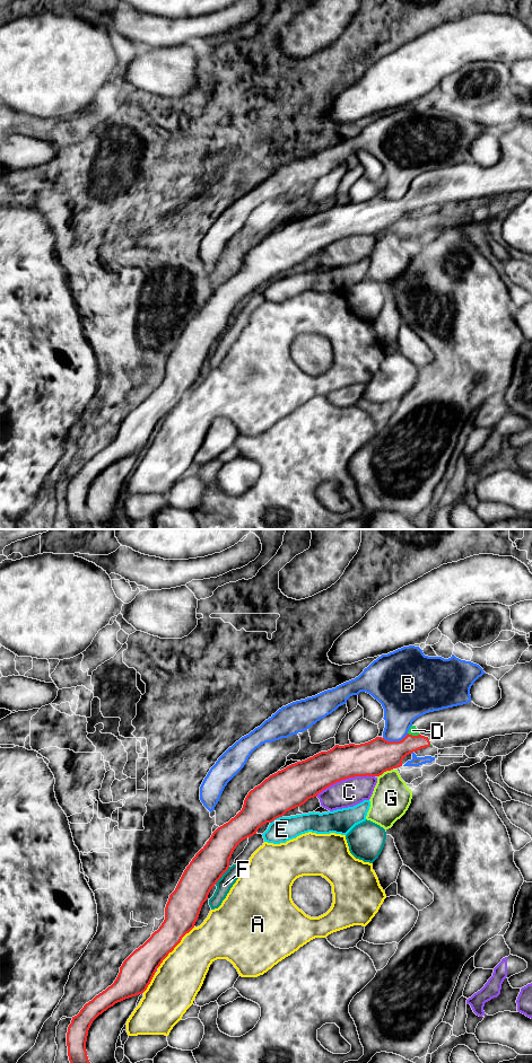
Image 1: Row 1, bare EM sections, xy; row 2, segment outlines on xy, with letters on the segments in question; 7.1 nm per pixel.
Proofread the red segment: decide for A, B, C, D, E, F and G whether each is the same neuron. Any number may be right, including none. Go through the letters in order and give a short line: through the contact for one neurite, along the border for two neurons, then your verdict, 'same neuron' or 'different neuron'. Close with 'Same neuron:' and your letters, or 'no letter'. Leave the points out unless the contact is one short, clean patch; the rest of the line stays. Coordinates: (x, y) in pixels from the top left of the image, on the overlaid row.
A: different neuron
B: different neuron
C: different neuron
D: same neuron
E: different neuron
F: line xy (229, 867), (215, 884); different neuron
G: line xy (392, 769), (378, 776); different neuron
Same neuron: D

